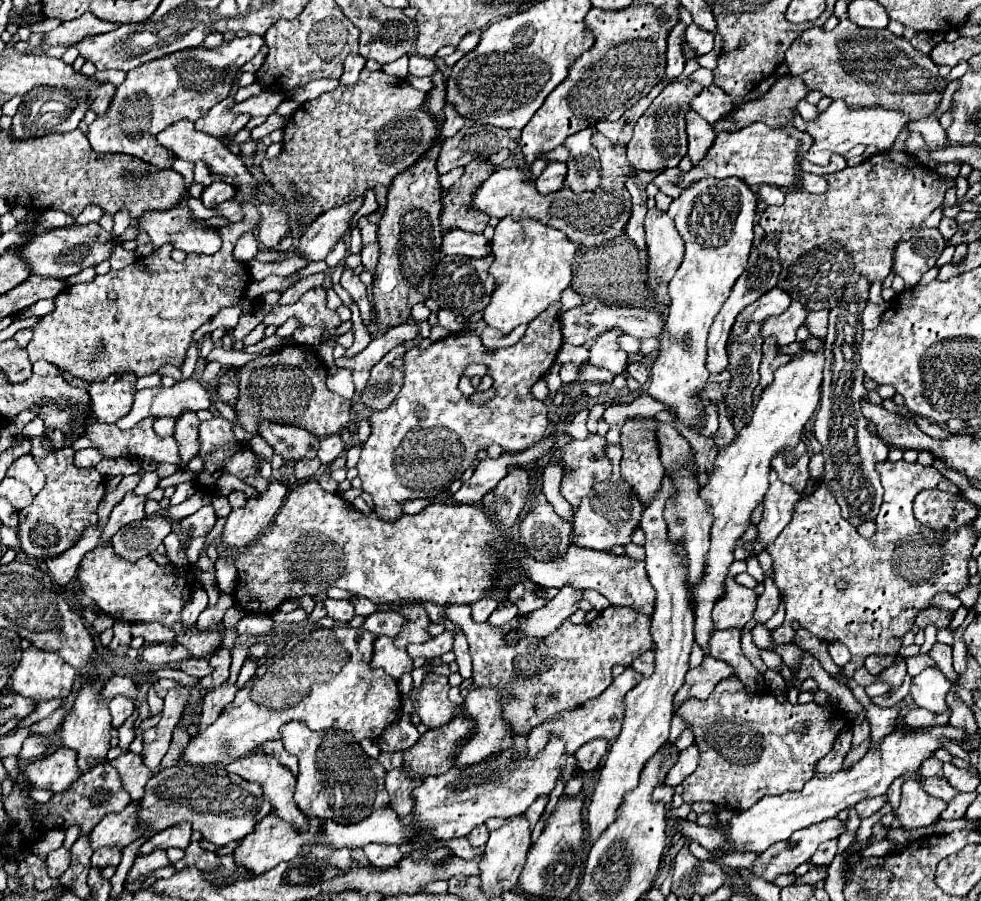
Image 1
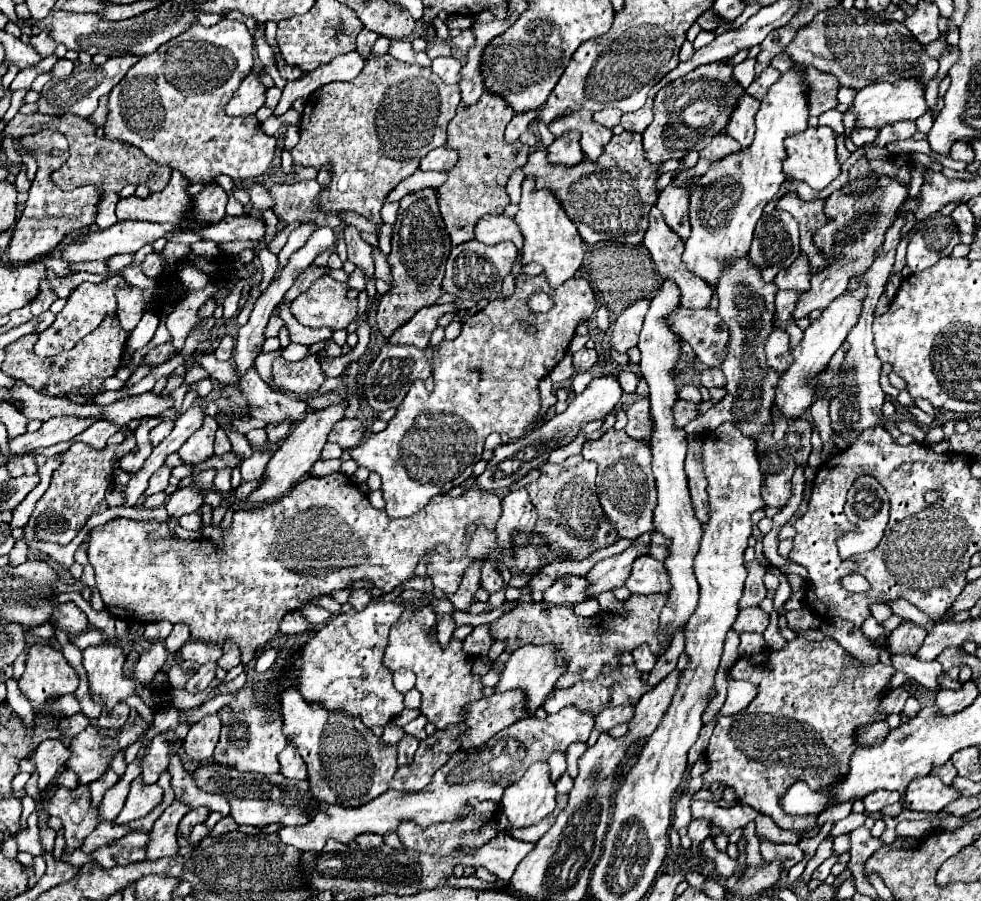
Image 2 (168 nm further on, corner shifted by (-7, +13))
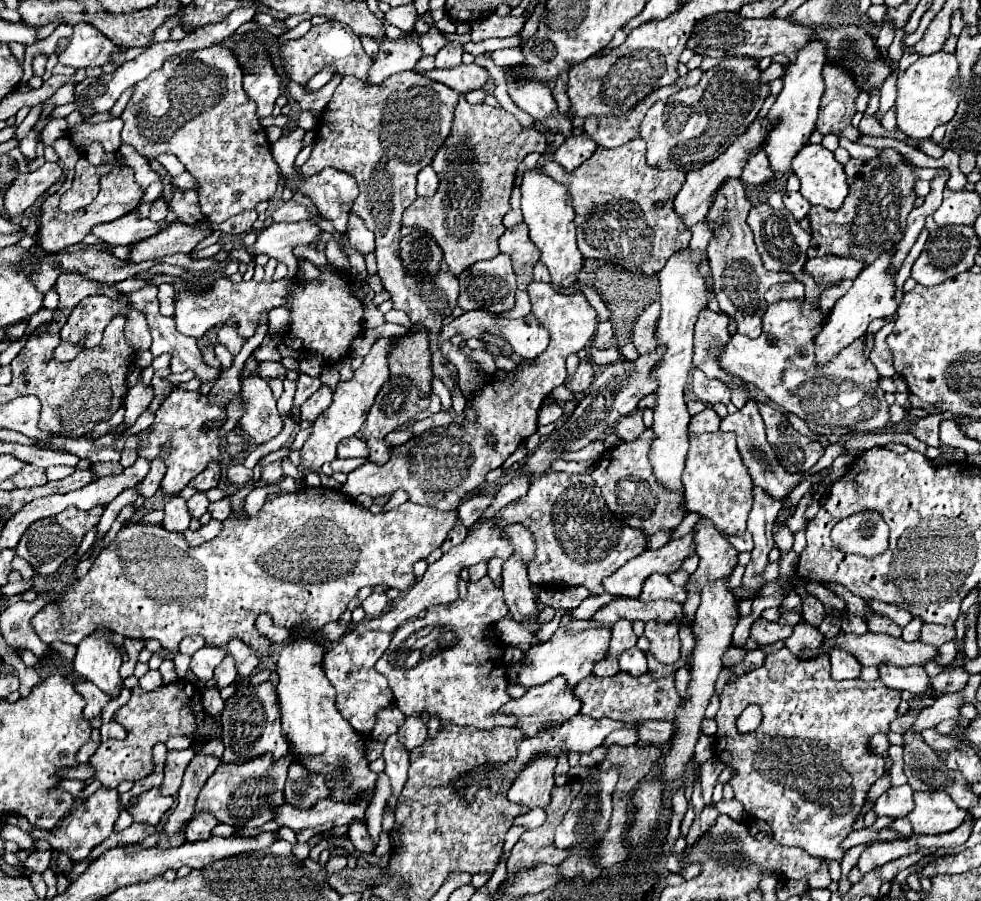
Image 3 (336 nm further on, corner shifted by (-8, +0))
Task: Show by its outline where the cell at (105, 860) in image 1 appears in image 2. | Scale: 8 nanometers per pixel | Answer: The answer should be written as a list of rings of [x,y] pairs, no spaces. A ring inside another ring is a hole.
[[[103,820],[103,822],[99,822],[99,826],[85,838],[81,850],[83,850],[83,852],[95,852],[97,848],[119,840],[119,836],[125,836],[125,834],[129,834],[131,830],[139,830],[139,820],[127,822],[127,824],[117,824],[115,820]]]

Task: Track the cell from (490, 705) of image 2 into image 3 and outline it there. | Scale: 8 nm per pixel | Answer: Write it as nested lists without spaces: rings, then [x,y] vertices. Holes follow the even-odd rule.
[[[554,677],[552,681],[538,685],[538,687],[530,687],[520,699],[510,699],[504,707],[502,707],[502,715],[514,715],[516,721],[516,729],[524,731],[524,739],[536,737],[538,733],[544,731],[544,723],[564,723],[568,719],[572,719],[578,711],[580,711],[582,703],[578,699],[572,697],[572,689],[566,687],[566,679],[564,677]]]

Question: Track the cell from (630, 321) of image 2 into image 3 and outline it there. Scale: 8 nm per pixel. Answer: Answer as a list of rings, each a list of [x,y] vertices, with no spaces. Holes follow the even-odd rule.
[[[652,303],[636,321],[634,331],[632,331],[632,345],[640,355],[646,355],[648,351],[654,351],[656,341],[654,341],[654,327],[656,319],[660,315],[660,303]]]

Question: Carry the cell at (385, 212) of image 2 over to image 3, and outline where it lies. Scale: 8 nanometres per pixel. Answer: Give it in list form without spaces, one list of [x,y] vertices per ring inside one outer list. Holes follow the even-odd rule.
[[[460,95],[452,133],[432,161],[440,177],[438,191],[432,197],[418,197],[404,211],[402,225],[426,229],[444,251],[444,261],[452,275],[458,275],[480,259],[496,257],[500,253],[498,237],[506,231],[502,217],[510,211],[508,199],[516,169],[528,153],[544,149],[546,137],[538,129],[524,129],[516,117],[502,107],[470,105],[464,95]]]

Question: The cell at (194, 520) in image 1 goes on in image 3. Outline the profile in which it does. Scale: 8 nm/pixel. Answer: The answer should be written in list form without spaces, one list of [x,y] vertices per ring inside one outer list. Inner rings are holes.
[[[224,497],[224,499],[216,501],[216,503],[210,503],[210,505],[208,505],[208,513],[210,513],[214,519],[220,519],[220,521],[224,521],[224,519],[226,519],[226,517],[232,513],[228,497]]]

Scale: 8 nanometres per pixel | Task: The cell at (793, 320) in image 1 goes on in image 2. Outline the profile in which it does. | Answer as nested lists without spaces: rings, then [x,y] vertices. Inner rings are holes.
[[[861,158],[849,168],[849,180],[841,188],[837,188],[831,196],[825,198],[823,212],[827,216],[827,224],[813,234],[813,242],[823,250],[823,254],[837,256],[837,262],[825,266],[813,276],[811,290],[803,292],[803,298],[799,300],[799,306],[795,308],[795,320],[801,316],[809,316],[809,312],[817,308],[827,308],[839,294],[847,290],[849,280],[855,274],[863,274],[873,264],[873,260],[881,254],[883,236],[887,228],[895,222],[899,208],[905,202],[909,190],[907,190],[907,184],[897,182],[889,176],[877,176],[877,184],[869,186],[869,190],[863,190],[863,192],[849,190],[851,182],[865,180],[869,176],[871,176],[869,160]]]

